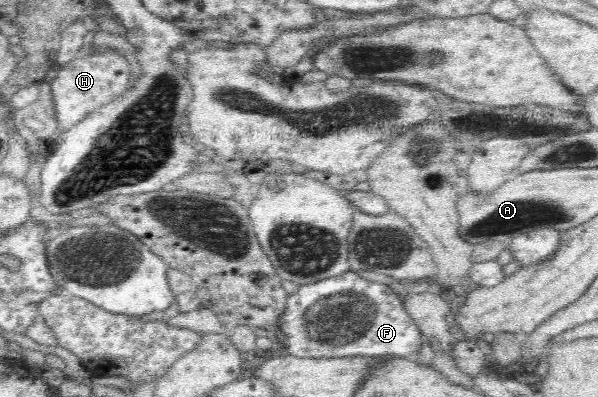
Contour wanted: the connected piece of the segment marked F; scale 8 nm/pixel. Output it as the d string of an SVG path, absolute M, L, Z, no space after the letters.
M351 270L319 282L299 285L297 292L286 299L278 330L281 331L279 335L283 335L287 356L312 360L359 356L385 358L387 355L410 358L419 355L421 345L421 333L404 310L400 296L387 285L367 281Z

